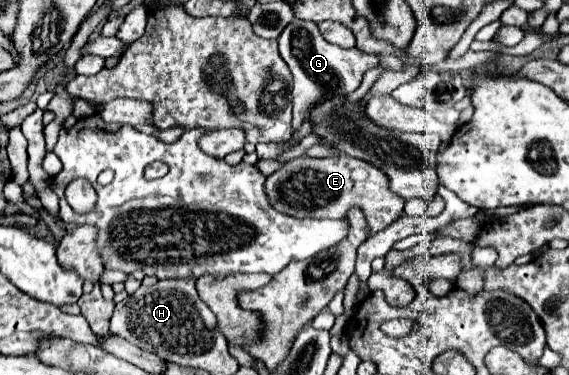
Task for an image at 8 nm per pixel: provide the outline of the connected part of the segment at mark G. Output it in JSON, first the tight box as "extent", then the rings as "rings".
{"extent":[280,18,378,130],"rings":[[[294,18],[286,30],[282,30],[280,38],[280,56],[282,60],[288,64],[292,78],[294,78],[294,120],[292,126],[294,130],[298,130],[304,122],[304,118],[308,116],[308,110],[322,102],[328,100],[332,96],[346,96],[350,92],[354,92],[366,70],[378,66],[378,58],[372,54],[364,54],[358,48],[340,48],[340,46],[332,46],[330,42],[324,40],[324,36],[318,30],[318,24],[314,22],[306,22],[306,20],[298,20]]]}

